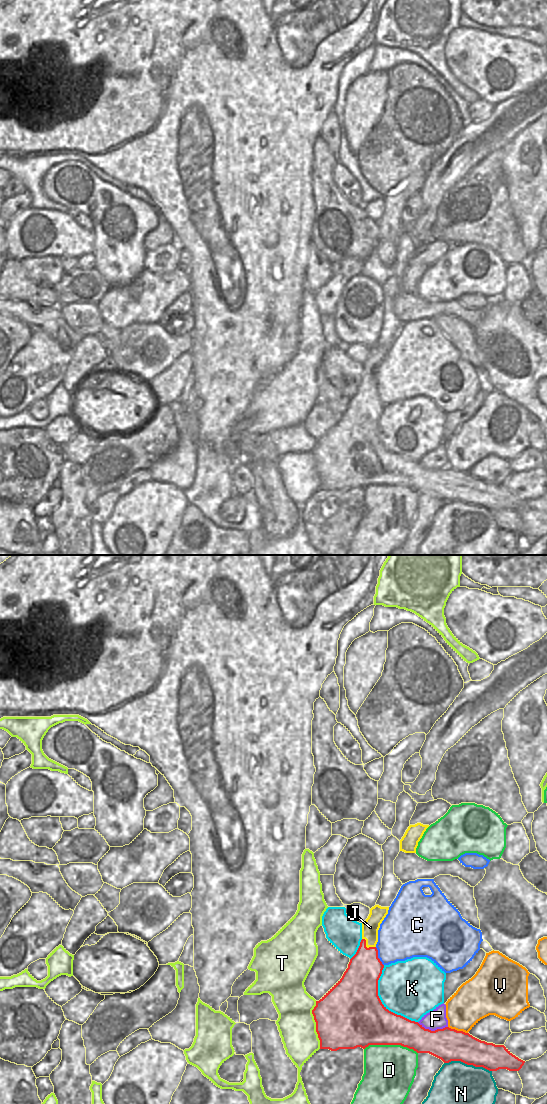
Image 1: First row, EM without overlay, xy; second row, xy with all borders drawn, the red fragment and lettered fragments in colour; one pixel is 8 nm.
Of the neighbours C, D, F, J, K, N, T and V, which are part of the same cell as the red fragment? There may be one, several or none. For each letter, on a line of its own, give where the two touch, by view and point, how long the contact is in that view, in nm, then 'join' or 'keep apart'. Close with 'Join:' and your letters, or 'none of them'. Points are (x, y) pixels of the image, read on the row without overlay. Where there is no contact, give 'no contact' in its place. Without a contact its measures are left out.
C: meets red in xy at (377, 396); contact 170 nm long; keep apart
D: meets red in xy at (391, 484); contact 440 nm long; keep apart
F: meets red in xy at (432, 471); contact 260 nm long; keep apart
J: meets red in xy at (365, 386); contact 130 nm long; join
K: meets red in xy at (381, 442); contact 550 nm long; keep apart
N: meets red in xy at (468, 504); contact 400 nm long; keep apart
T: meets red in xy at (316, 465); contact 380 nm long; keep apart
V: meets red in xy at (458, 471); contact 170 nm long; keep apart
Join: J

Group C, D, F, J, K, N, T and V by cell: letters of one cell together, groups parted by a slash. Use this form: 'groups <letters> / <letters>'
groups C / D / F / J / K / N / T / V

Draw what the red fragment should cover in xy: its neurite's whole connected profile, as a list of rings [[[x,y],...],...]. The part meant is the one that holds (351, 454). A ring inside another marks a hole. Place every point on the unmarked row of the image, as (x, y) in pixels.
[[[375,345],[362,363],[362,380],[356,394],[350,399],[342,418],[319,440],[312,450],[320,489],[365,489],[369,485],[401,485],[417,493],[429,493],[444,503],[461,501],[467,505],[483,507],[489,511],[507,509],[519,511],[525,501],[513,495],[504,485],[481,481],[469,473],[449,467],[431,471],[418,462],[389,451],[378,436],[378,420],[384,405],[378,398],[376,384],[380,364],[389,347]]]

